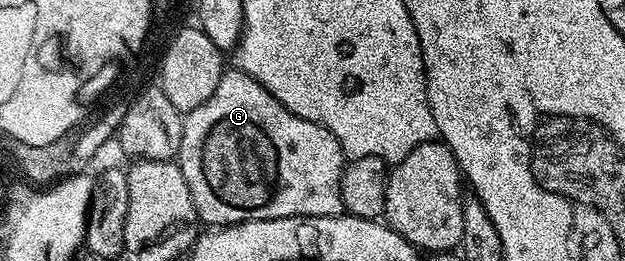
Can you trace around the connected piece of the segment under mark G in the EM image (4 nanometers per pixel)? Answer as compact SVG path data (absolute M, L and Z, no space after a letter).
M234 67L224 72L217 91L204 105L184 116L177 164L189 183L199 220L207 227L282 217L338 217L344 212L341 175L345 158L339 140L325 127L293 115L257 79Z

